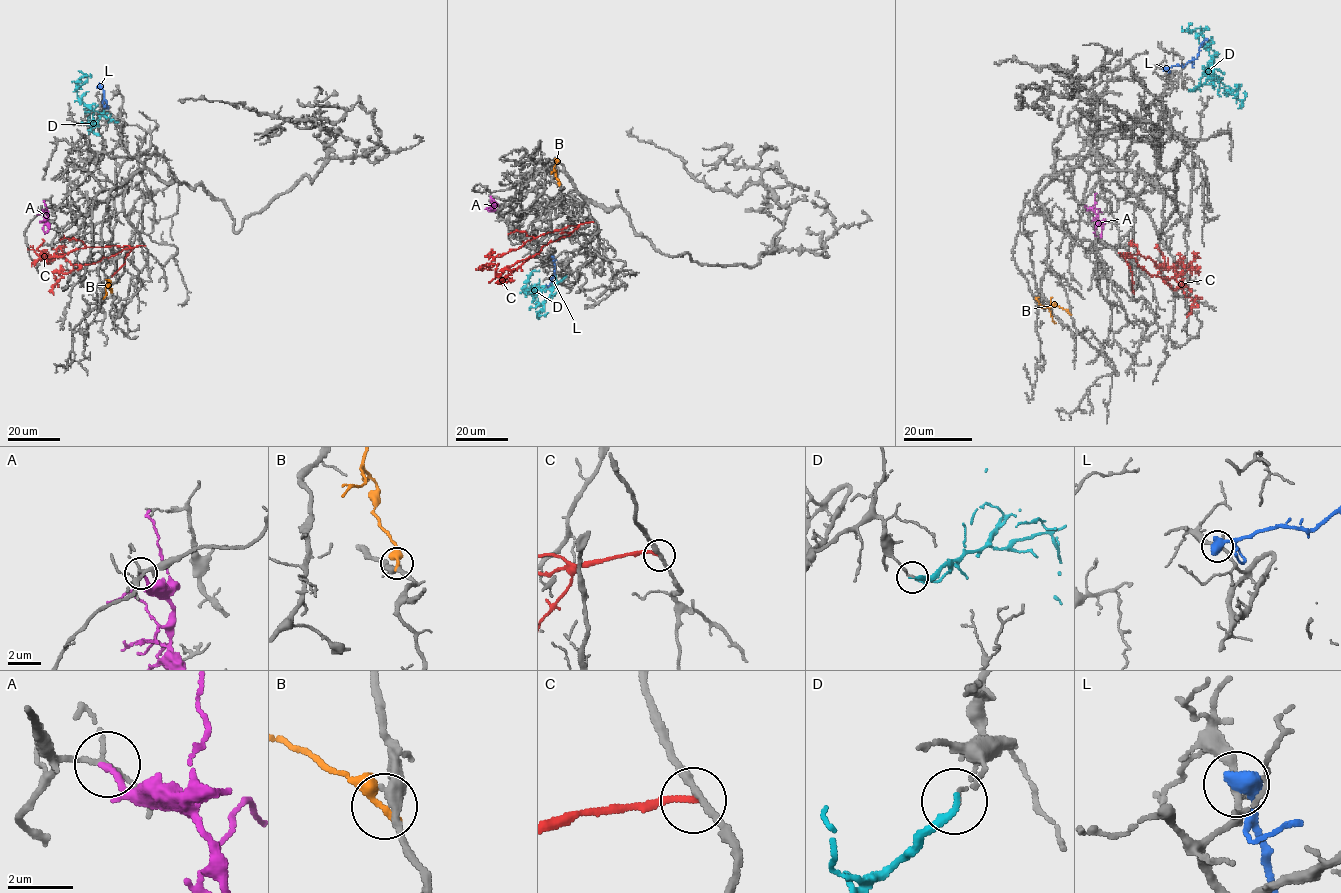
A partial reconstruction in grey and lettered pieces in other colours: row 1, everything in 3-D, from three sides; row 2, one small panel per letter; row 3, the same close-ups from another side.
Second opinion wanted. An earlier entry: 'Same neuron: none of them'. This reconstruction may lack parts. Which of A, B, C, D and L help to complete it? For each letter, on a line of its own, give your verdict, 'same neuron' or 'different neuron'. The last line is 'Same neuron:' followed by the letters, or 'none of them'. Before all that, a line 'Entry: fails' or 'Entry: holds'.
Entry: holds
A: different neuron
B: different neuron
C: different neuron
D: different neuron
L: different neuron
Same neuron: none of them

